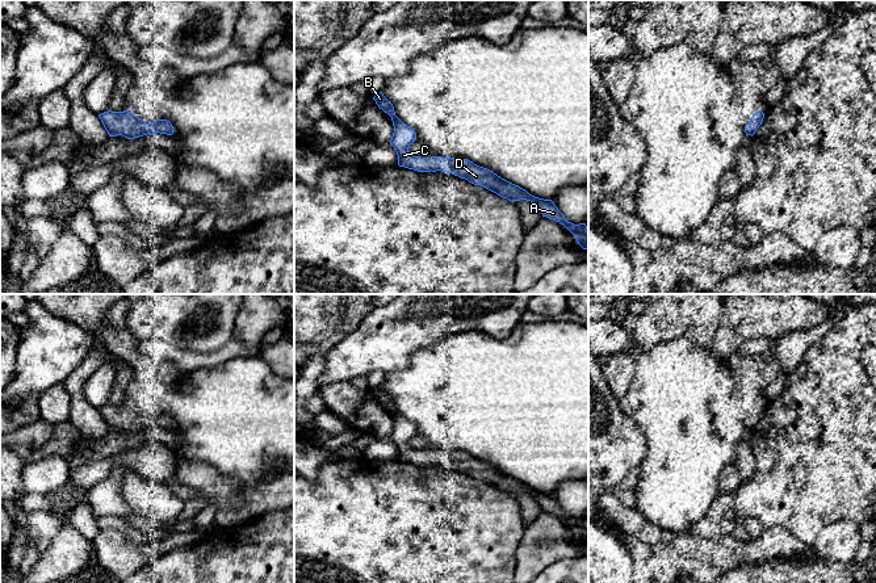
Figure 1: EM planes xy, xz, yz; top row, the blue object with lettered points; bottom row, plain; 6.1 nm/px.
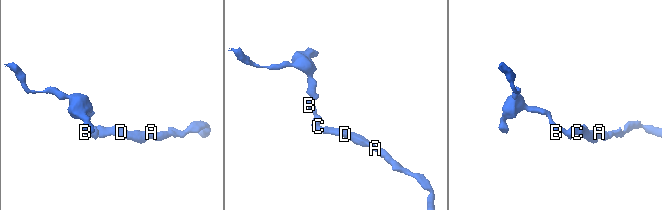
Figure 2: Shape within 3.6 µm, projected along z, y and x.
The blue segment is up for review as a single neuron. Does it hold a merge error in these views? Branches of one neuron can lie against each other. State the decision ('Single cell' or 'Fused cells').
Single cell

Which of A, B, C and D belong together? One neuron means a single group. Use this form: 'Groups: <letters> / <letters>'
Groups: A B C D

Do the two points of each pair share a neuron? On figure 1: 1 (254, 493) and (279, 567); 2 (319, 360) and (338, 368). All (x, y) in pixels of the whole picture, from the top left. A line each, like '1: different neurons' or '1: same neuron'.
1: different neurons
2: different neurons

